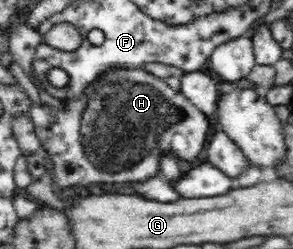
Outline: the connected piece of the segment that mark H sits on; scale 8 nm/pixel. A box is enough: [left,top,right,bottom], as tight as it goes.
[29,69,209,187]

